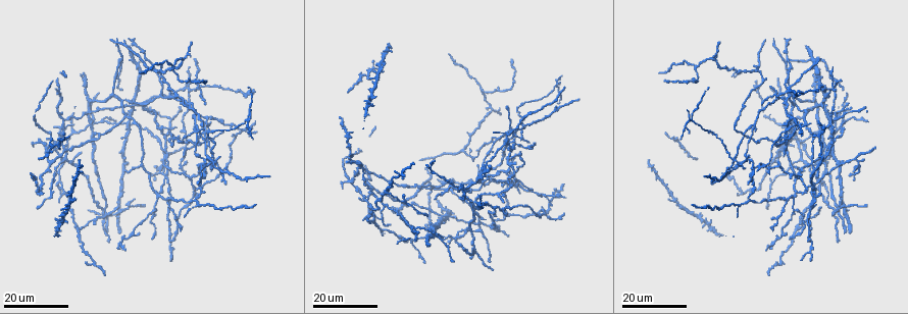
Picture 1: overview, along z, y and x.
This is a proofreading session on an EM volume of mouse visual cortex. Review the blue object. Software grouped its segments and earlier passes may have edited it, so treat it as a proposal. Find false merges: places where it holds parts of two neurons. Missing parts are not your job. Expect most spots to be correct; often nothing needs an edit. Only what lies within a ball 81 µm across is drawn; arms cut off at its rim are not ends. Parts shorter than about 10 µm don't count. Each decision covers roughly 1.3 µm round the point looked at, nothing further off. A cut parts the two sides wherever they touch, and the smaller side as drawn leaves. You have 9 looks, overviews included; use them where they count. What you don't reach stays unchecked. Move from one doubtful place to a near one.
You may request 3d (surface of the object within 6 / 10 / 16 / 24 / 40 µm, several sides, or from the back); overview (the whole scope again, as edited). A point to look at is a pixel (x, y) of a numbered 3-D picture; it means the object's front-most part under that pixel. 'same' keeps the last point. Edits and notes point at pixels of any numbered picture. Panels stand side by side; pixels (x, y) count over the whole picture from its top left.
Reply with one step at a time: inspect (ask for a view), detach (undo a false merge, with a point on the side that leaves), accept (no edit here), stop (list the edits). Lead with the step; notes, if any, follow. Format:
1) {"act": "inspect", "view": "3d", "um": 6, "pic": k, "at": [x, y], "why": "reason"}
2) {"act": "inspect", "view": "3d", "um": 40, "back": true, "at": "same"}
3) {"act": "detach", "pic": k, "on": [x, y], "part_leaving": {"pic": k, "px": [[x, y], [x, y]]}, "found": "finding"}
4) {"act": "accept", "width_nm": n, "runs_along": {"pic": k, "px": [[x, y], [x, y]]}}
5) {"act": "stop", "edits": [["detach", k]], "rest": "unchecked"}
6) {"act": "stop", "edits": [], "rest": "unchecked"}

{"act": "inspect", "view": "3d", "um": 24, "pic": 1, "at": [197, 125], "why": "arms part here"}

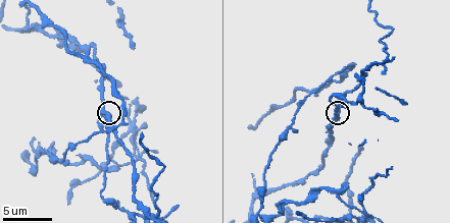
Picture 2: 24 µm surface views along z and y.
{"act": "inspect", "view": "3d", "um": 10, "pic": 2, "at": [338, 112]}

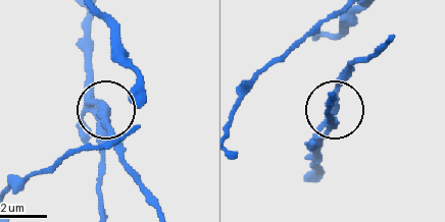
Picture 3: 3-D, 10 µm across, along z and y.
{"act": "inspect", "view": "3d", "um": 10, "back": true, "pic": 3, "at": [106, 110]}

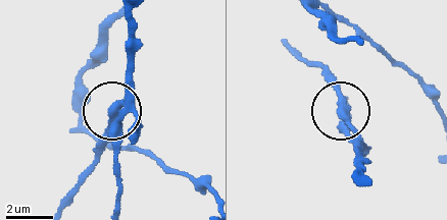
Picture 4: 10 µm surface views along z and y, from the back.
{"act": "accept", "runs_along": {"pic": 4, "px": [[133, 16], [133, 87], [111, 110], [114, 161]]}, "found": "one neuron here"}

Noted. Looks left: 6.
{"act": "inspect", "view": "3d", "um": 6, "pic": 2, "at": [350, 104], "why": "three arms meet"}

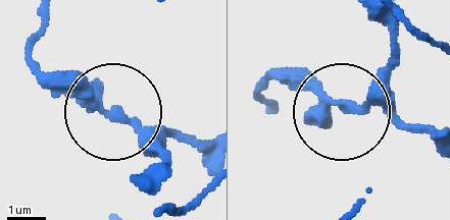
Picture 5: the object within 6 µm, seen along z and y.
{"act": "accept", "runs_along": {"pic": 5, "px": [[47, 21], [40, 60], [79, 79], [163, 155]]}, "found": "all the same neuron"}

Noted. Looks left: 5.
{"act": "inspect", "view": "3d", "um": 16, "pic": 1, "at": [150, 211]}

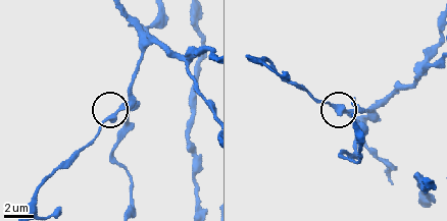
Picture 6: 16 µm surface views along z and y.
{"act": "inspect", "view": "3d", "um": 6, "pic": 6, "at": [120, 108]}

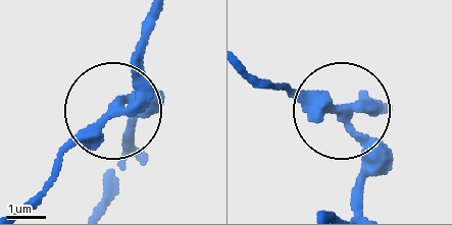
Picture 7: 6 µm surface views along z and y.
{"act": "accept", "width_nm": 220, "runs_along": {"pic": 7, "px": [[385, 103], [346, 116], [368, 152], [359, 198]]}, "found": "all the same neuron"}

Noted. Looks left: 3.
{"act": "inspect", "view": "3d", "um": 10, "pic": 2, "at": [385, 62], "why": "small branch off a trunk"}

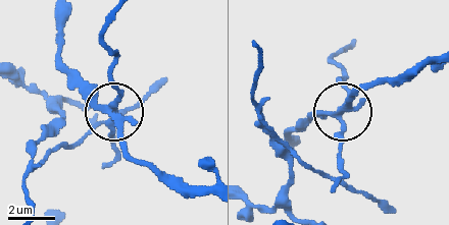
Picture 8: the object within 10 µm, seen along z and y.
{"act": "detach", "pic": 8, "on": [111, 87], "part_leaving": {"pic": 8, "px": [[110, 107], [117, 91], [104, 33], [110, 15]]}, "found": "two neurons meet here"}

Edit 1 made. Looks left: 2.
{"act": "stop", "edits": [["detach", 8]], "rest": "unchecked"}

